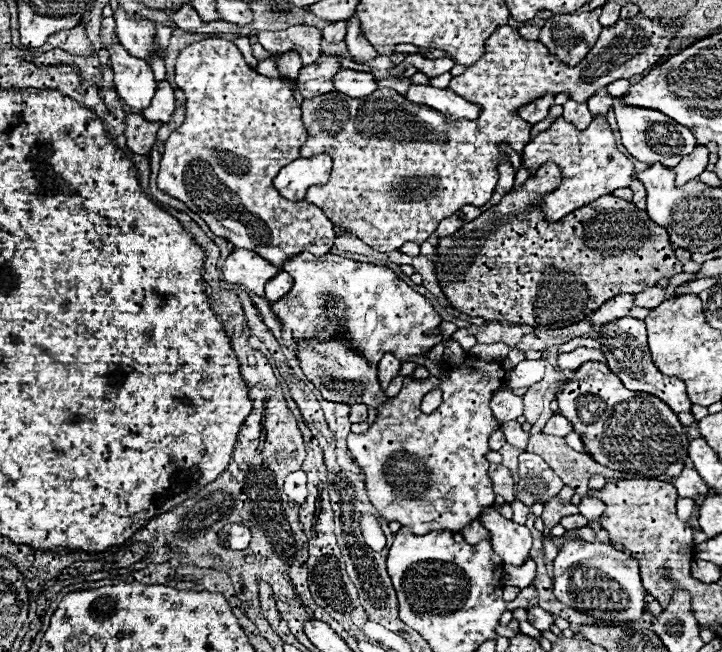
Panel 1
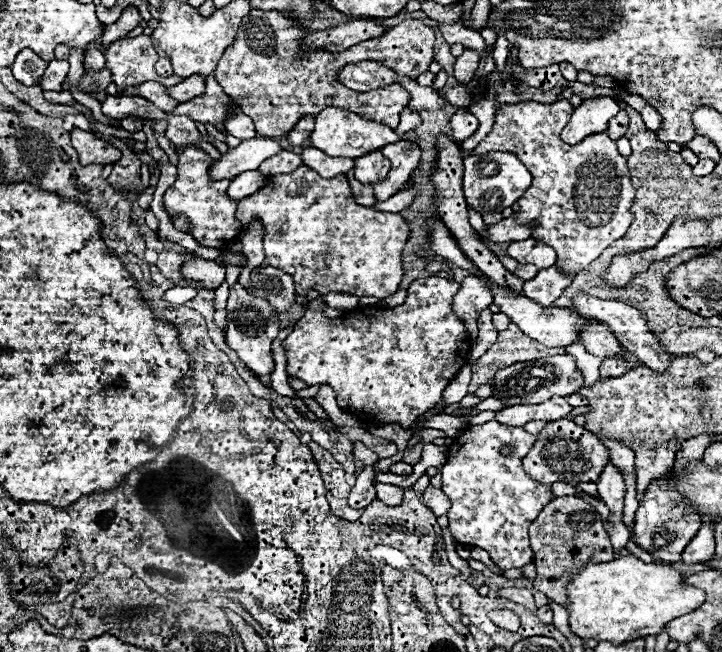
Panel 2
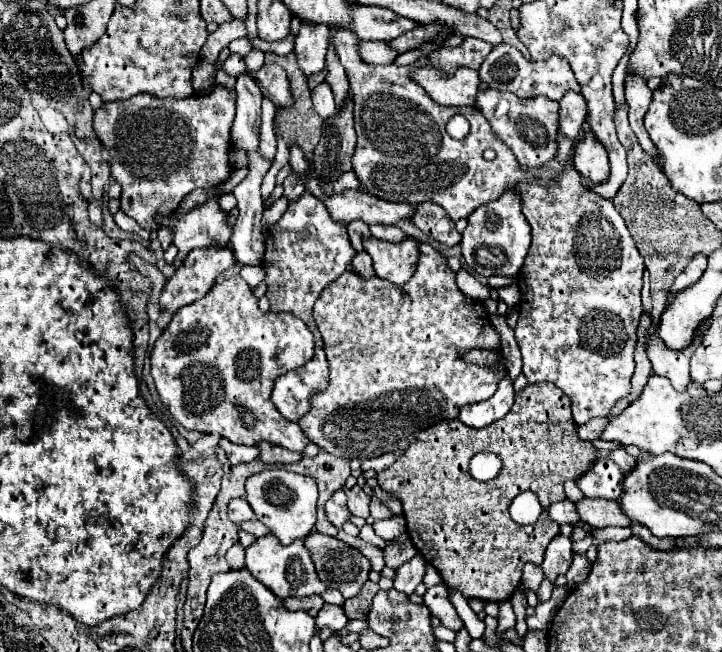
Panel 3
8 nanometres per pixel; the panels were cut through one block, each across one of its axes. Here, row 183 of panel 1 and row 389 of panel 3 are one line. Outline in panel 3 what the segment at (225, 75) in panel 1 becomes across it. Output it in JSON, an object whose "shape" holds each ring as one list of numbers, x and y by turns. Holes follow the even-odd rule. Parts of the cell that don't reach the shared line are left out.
{"shape":[[234,276,218,280,204,298,192,302,190,306,182,306,174,314,168,328,154,342,150,364,162,404,166,406,170,416,186,430,218,434,234,444,244,446,266,440,292,452,304,452,304,448,308,446,308,438,296,422,286,420,276,410,272,402,272,388,282,374,304,366,312,360,312,356,314,338,306,324,286,312,262,314,258,308,258,298,252,294,250,286,240,276]]}

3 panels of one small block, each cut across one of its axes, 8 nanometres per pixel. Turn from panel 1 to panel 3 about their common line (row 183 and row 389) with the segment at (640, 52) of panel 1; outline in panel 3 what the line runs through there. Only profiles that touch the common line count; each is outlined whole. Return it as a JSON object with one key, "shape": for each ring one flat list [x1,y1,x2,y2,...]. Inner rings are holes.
{"shape":[[420,244,420,260,418,260,416,274,402,286,392,284,388,280,382,280,378,276,366,278,366,276,362,276,358,272,350,272,350,270,344,272,340,278,336,278,330,286,326,286,322,290,318,302,314,304,314,320,316,320,318,330,322,334,324,352,326,352,326,358,328,358,328,364,330,364,330,384,328,384,326,392,312,398,310,412,304,414,298,420,298,424,300,424,302,432,308,436,310,442,314,442,318,448,322,448,322,450,326,450,326,452,330,452,334,456,366,460,366,458,376,458,376,456,382,456,382,454,388,454,388,452,406,450,408,444,412,444,412,440,416,440,416,436,424,428,430,428,432,424,438,424,442,420,454,420,462,406,472,404,472,402,482,402,482,400,488,400,490,396,494,396,494,392,498,388,498,382,504,376,508,376,506,360,504,360,504,356,500,352,500,336,490,326,490,314,484,308,484,302,468,298,466,294,460,292,460,288,456,286,456,272,452,272,446,266,446,258,438,250,434,250,430,244],[476,348,480,348,480,350,496,350,496,352,500,352,500,358,496,362,492,362,490,366,478,366,478,364,466,362,464,354,468,354,468,350,476,350]]}

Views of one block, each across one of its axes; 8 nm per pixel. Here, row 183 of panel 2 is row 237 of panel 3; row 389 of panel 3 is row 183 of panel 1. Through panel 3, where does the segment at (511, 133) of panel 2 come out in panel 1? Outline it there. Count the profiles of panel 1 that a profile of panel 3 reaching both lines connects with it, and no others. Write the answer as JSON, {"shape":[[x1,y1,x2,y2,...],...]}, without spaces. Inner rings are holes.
{"shape":[[562,116,556,118,556,122,548,130,540,132,532,142,528,142,522,152,522,166,530,174,534,174,544,162,558,164,562,172,560,186,548,192,538,202,538,208,542,208,544,218,548,222,558,222,572,210,578,210,598,200,598,196,612,194,618,188,628,188,634,178,634,166,624,154,618,152,612,136,612,128,604,116,594,116,586,130,578,130]]}

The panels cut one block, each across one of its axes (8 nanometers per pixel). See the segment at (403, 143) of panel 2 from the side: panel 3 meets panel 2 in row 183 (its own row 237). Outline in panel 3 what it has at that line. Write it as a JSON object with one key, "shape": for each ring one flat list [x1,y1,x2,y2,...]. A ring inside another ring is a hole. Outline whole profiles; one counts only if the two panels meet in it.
{"shape":[[370,226,370,232,376,238,388,240,388,242,394,242,394,244,398,244,398,242,402,242,406,238,406,234,396,226]]}

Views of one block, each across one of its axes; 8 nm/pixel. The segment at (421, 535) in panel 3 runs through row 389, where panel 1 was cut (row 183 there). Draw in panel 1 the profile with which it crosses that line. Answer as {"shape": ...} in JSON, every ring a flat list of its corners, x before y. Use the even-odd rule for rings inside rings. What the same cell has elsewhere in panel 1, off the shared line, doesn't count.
{"shape":[[546,162,532,178,528,178,522,186,510,190,502,200,500,204,492,206,492,210,486,210,484,214,480,214,480,218,464,224,454,236,448,236,448,238,440,238,438,240,438,246,436,246,436,274,438,274,438,282,446,294,446,298,450,300,450,304,460,310,462,314,468,314,468,316,480,316,480,318,486,318,488,322,510,322,510,324,526,324,526,326,532,326,534,330,554,330,554,328,562,328,562,326,570,326,570,324,576,324,580,322,582,318,586,318,592,310,598,310,608,298,614,298,616,294,636,294,640,290,644,290,646,286,656,286,656,282,664,276,674,276,674,274,680,274,682,272,682,262,674,256,674,248,668,240,668,232,660,226,656,226,648,214,644,210,638,210,632,202,626,202,618,196,604,196,604,198,598,198,596,202,588,204,588,206,582,206,580,210,564,216,560,222,546,222,544,220,544,214,540,210,534,208,534,204,546,194,546,192,552,192,556,186,560,184,560,170,554,162]]}

